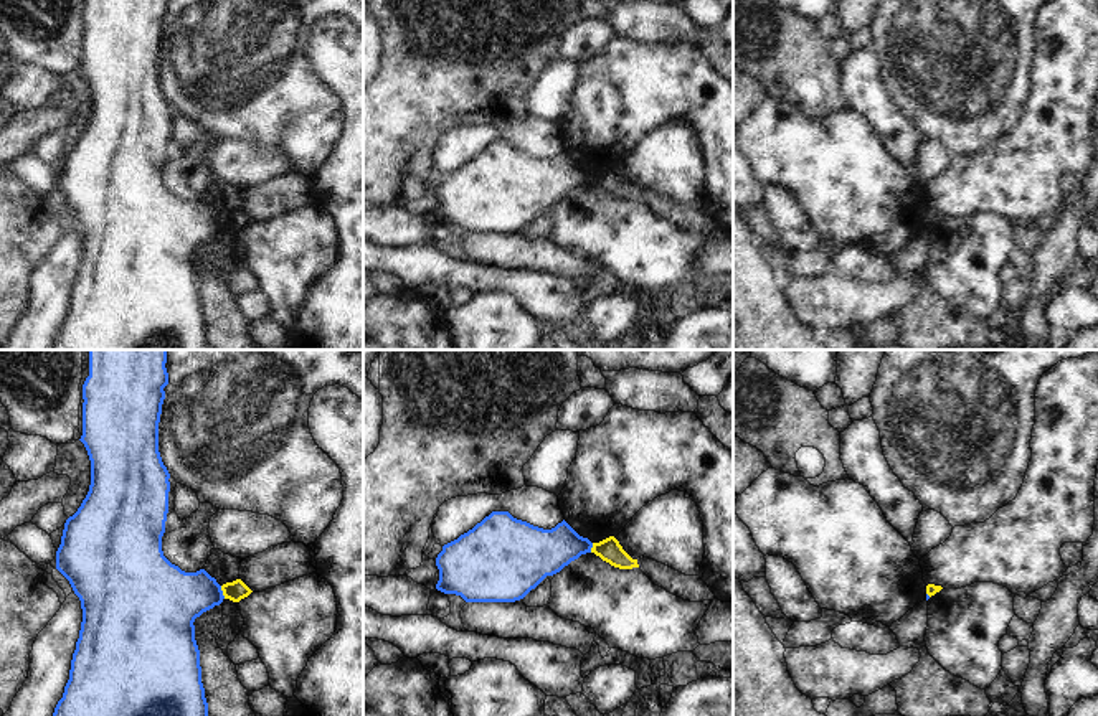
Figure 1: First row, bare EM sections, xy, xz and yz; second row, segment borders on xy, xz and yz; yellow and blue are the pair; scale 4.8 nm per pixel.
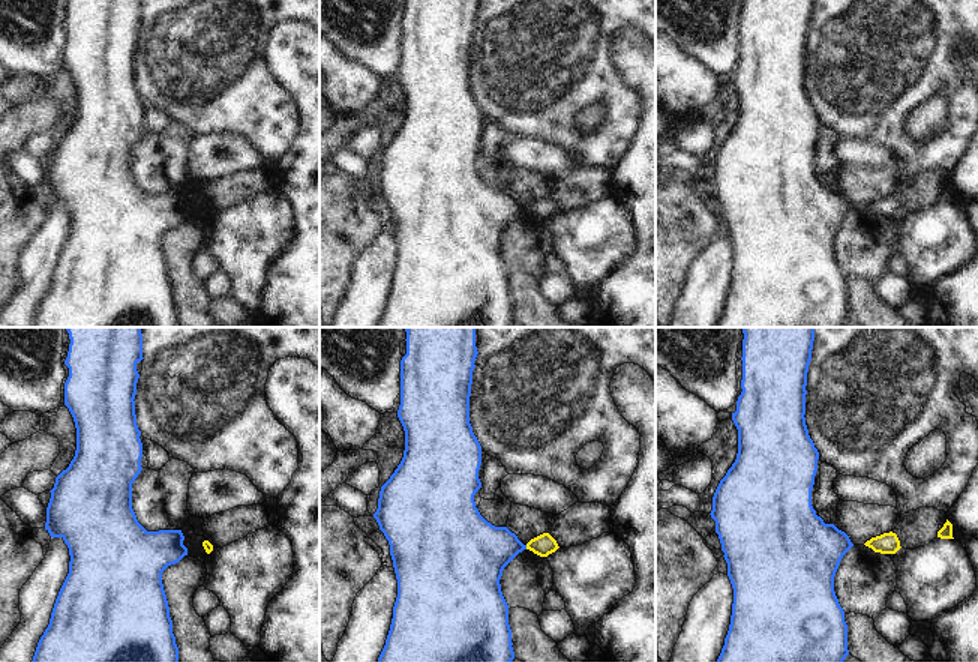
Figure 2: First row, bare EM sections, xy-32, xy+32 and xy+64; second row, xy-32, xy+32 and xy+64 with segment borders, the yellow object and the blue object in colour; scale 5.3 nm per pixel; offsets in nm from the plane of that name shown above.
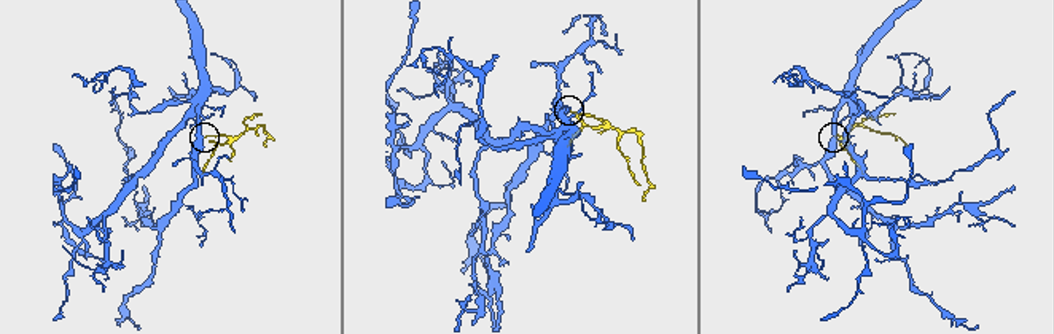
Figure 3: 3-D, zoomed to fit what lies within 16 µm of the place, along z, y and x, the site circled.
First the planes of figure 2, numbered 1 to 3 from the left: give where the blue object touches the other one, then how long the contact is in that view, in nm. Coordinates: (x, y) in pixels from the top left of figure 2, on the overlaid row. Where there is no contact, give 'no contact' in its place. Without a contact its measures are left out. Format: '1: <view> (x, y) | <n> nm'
1: no contact
2: xy+32 (527, 547) | 30 nm
3: no contact

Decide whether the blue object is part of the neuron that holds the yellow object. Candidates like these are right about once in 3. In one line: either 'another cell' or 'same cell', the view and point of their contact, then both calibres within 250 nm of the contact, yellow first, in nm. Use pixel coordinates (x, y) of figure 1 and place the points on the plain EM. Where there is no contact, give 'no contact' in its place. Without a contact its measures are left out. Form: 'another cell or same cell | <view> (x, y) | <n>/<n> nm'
another cell | xy (223, 223) | 100/280 nm

